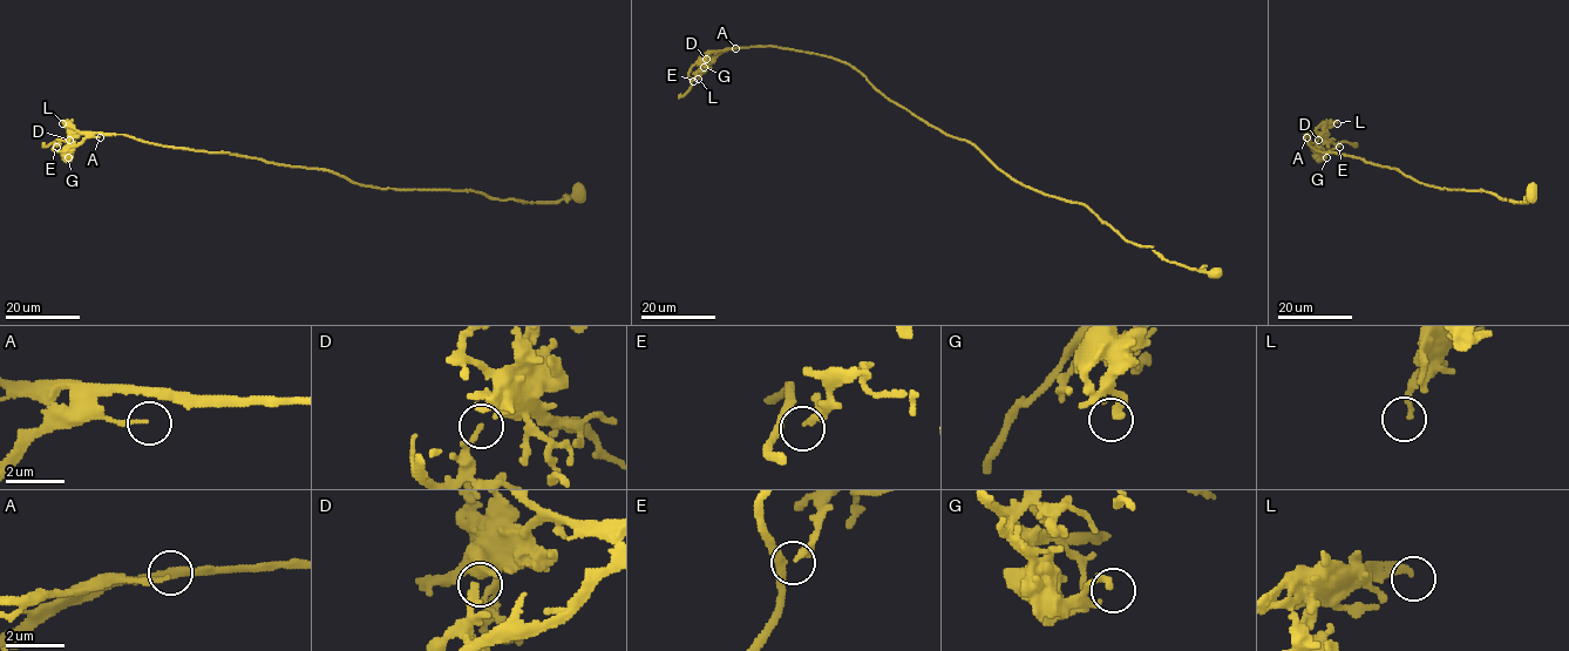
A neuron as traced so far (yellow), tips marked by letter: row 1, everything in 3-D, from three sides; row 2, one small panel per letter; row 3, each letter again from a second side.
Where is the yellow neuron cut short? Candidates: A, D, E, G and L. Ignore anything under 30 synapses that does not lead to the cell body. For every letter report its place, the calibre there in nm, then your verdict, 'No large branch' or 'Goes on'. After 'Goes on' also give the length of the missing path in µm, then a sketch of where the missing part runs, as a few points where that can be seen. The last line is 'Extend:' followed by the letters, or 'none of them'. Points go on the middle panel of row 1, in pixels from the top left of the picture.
A: Place: (735, 48). Thickness 150 nm. No large branch
D: Place: (706, 59). Thickness 150 nm. No large branch
E: Place: (693, 81). Thickness 160 nm. No large branch
G: Place: (704, 67). Thickness 260 nm. No large branch
L: Place: (698, 79). Thickness 240 nm. No large branch
Extend: none of them

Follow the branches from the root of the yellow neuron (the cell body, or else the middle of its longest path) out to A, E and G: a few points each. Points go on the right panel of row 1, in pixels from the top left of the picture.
A: (1532, 192), (1528, 201), (1514, 202), (1481, 190), (1426, 185), (1397, 169), (1317, 151), (1306, 137)
E: (1532, 192), (1514, 202), (1426, 185), (1397, 169), (1317, 151), (1304, 137), (1318, 131), (1339, 147)
G: (1532, 192), (1514, 202), (1426, 185), (1397, 169), (1317, 151), (1306, 133), (1315, 153), (1326, 157)

